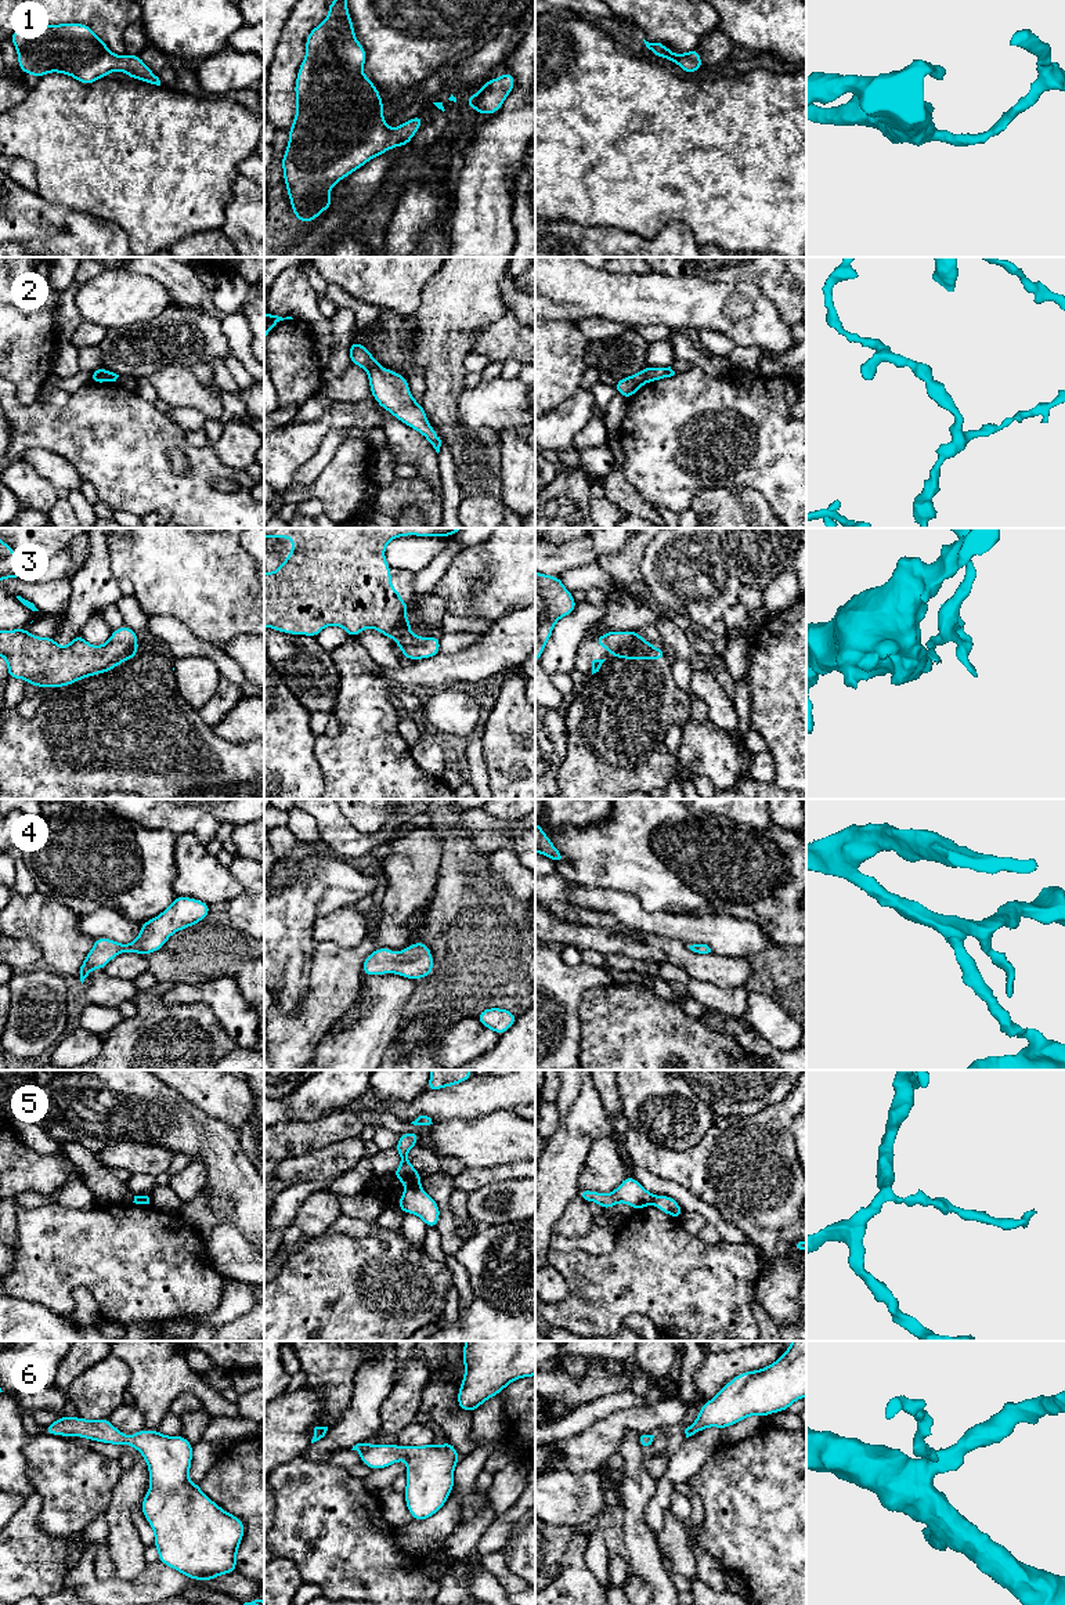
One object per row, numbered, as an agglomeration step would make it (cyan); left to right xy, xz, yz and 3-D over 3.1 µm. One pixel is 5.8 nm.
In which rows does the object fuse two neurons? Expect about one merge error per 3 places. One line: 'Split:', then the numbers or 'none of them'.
Split: 2, 3, 5

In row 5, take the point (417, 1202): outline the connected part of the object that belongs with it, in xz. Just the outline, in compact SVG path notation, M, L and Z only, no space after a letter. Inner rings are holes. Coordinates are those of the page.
M407 1188L397 1207L404 1214L411 1212L418 1215L427 1228L437 1228L440 1207L423 1189Z

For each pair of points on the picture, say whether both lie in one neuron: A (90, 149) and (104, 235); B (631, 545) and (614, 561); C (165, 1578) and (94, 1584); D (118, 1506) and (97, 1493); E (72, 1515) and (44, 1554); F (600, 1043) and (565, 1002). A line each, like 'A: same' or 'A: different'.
A: different
B: same
C: same
D: different
E: different
F: different

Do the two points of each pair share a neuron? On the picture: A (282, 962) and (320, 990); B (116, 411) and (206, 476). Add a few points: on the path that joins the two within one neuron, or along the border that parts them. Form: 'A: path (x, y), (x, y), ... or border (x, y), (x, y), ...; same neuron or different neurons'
A: border (314, 949), (310, 957), (307, 987), (295, 1011); different neurons
B: path (129, 437), (172, 480), (180, 480); same neuron

